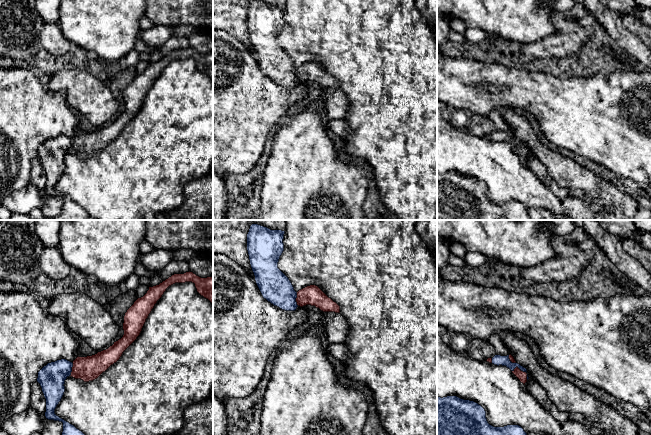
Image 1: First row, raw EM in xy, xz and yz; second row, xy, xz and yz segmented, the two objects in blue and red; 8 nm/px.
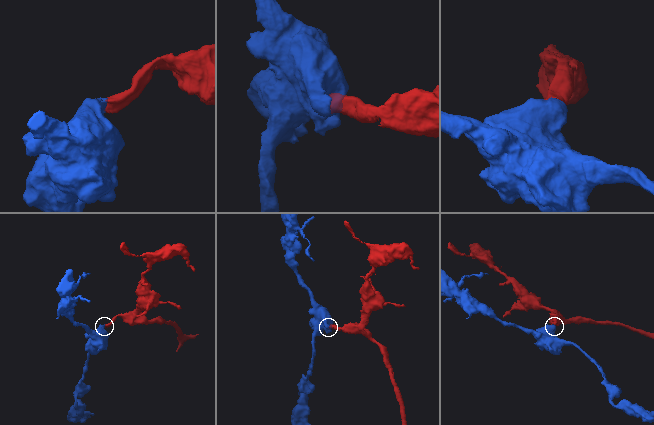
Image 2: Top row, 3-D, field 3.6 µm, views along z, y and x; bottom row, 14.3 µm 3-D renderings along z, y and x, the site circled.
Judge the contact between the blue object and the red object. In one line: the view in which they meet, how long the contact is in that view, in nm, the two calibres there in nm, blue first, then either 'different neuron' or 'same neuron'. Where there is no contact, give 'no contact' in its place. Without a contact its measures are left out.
yz | 150 nm | 80/80 nm | same neuron

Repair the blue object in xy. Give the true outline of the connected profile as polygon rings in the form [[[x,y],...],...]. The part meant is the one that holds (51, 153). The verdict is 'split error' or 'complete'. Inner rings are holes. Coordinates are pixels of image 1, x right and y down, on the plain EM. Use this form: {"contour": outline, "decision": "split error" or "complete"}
{"contour": [[[193,48],[174,50],[159,61],[149,63],[147,69],[138,74],[124,92],[124,111],[108,125],[87,133],[77,133],[73,138],[66,135],[48,139],[38,148],[37,158],[46,175],[45,193],[63,199],[63,208],[55,217],[41,220],[87,220],[87,212],[74,201],[55,190],[55,185],[65,168],[65,156],[71,152],[89,158],[97,155],[111,141],[116,139],[123,128],[137,115],[142,104],[166,65],[175,59],[192,58],[197,68],[213,80],[213,52],[201,54]]], "decision": "split error"}

